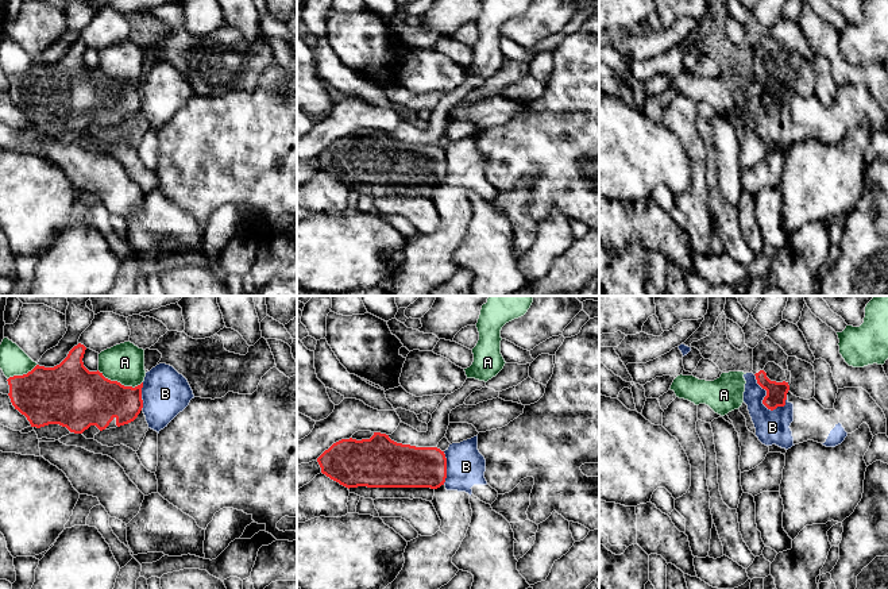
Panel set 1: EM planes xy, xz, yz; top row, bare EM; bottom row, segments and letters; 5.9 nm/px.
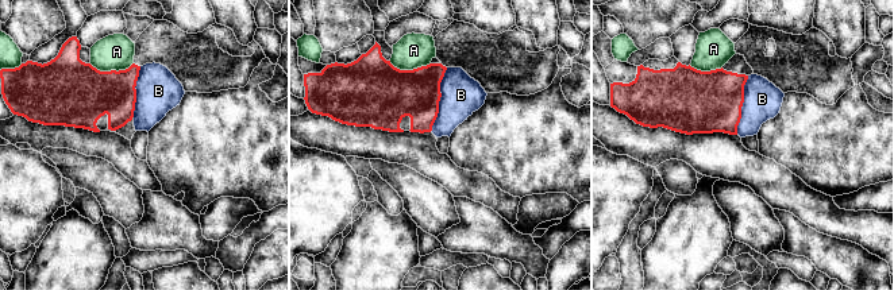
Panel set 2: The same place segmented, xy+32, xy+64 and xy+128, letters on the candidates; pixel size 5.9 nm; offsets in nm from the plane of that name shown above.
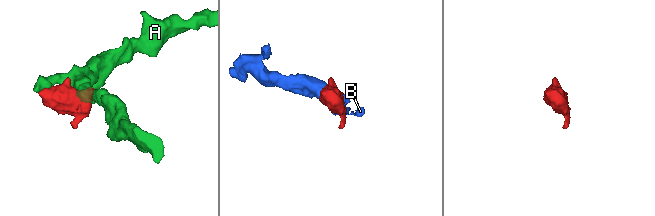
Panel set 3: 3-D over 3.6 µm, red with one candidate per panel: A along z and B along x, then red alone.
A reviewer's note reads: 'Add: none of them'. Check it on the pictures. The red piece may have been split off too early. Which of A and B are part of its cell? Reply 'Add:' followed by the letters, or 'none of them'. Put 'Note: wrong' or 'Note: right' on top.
Note: right
Add: none of them

